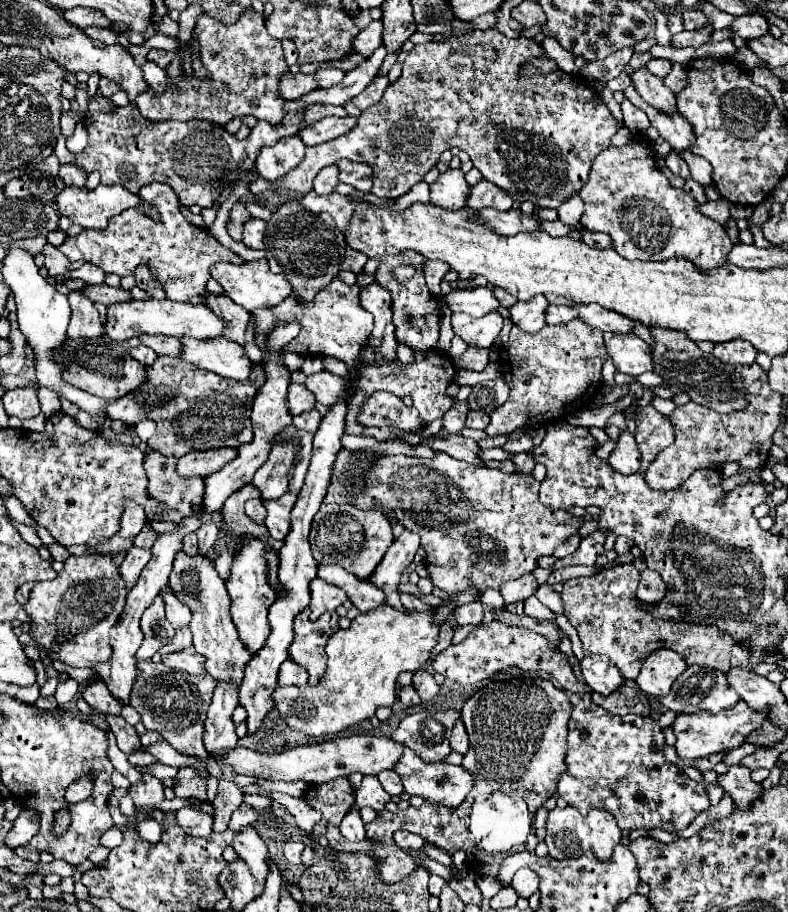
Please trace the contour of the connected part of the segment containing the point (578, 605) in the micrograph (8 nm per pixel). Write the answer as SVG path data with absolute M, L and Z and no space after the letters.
M624 563L594 577L578 577L564 583L560 595L564 601L566 617L578 629L584 651L610 657L620 675L628 681L636 679L644 659L662 647L678 651L688 665L710 667L726 673L730 669L730 651L734 645L732 635L720 631L716 625L652 619L648 611L638 605L638 581L640 571L632 563Z

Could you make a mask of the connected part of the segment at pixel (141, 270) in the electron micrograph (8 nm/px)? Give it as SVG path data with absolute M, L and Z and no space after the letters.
M138 267L136 273L134 273L134 277L136 277L136 285L138 285L142 291L146 291L148 295L152 295L152 297L156 297L156 299L164 299L164 297L166 297L164 289L162 289L160 283L152 277L152 273L150 273L148 267Z

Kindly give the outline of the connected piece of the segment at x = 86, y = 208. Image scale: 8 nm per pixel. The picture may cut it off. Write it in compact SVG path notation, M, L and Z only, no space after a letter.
M68 185L64 191L60 191L60 195L56 197L56 205L58 205L58 213L60 215L66 215L72 223L80 225L80 227L86 227L86 229L104 229L108 225L108 219L114 217L114 215L120 215L122 211L126 209L132 209L132 207L140 207L142 205L142 213L148 215L150 219L154 221L162 221L160 219L160 213L152 207L152 205L146 205L142 203L142 199L134 193L130 193L128 189L120 187L120 185L98 185L96 189L86 189L86 187L74 187L74 185Z

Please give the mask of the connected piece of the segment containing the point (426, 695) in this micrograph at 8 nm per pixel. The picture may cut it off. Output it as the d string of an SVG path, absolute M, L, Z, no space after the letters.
M418 669L418 671L414 673L412 685L414 685L416 693L420 695L420 701L422 701L422 703L430 701L430 699L436 697L438 691L440 691L440 687L438 687L436 681L434 681L434 677L432 677L428 671L424 671L424 669Z

